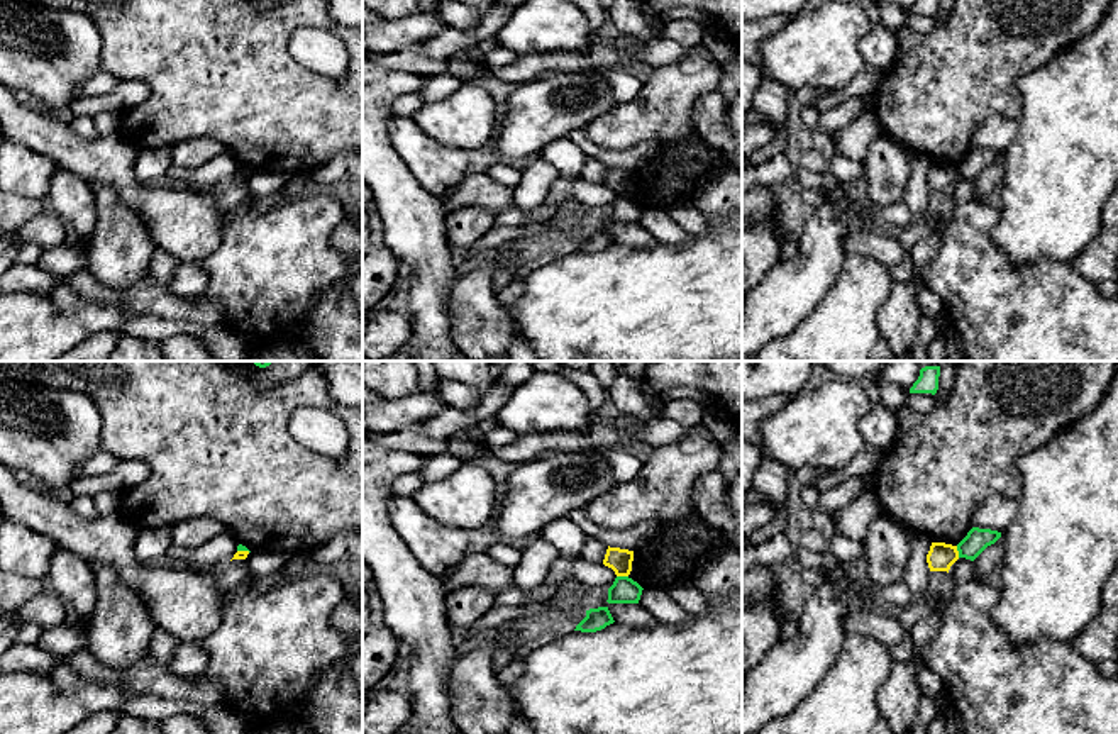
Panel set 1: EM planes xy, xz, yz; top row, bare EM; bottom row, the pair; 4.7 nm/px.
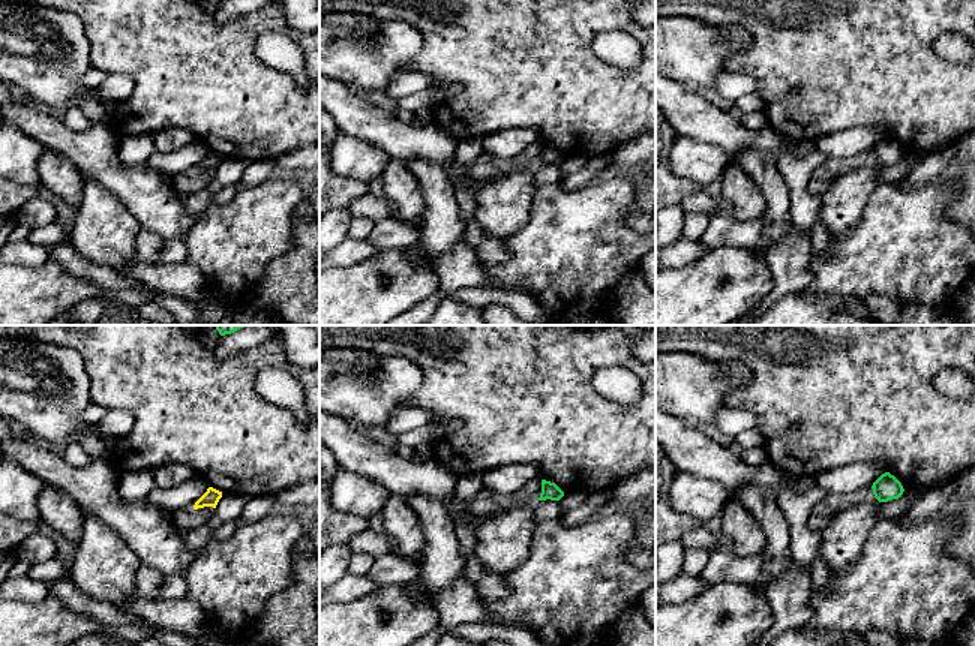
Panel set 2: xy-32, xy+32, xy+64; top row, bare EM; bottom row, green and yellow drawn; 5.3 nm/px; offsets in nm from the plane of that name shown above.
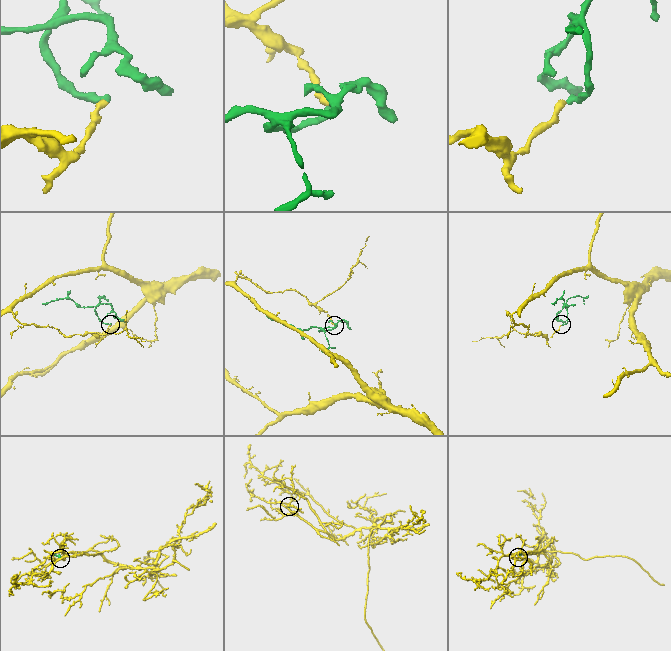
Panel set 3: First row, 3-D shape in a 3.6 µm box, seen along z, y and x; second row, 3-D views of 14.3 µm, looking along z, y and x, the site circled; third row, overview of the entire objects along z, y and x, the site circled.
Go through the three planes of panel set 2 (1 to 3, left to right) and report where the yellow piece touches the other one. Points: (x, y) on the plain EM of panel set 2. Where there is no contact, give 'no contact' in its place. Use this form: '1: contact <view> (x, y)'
1: no contact
2: no contact
3: no contact

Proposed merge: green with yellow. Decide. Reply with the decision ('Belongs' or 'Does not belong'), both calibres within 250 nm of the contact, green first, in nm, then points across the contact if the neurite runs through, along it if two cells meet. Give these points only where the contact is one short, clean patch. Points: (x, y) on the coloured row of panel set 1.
Does not belong. Thickness 130 nm (green) against 110 nm. Boundary: xz (617, 575), (627, 577)

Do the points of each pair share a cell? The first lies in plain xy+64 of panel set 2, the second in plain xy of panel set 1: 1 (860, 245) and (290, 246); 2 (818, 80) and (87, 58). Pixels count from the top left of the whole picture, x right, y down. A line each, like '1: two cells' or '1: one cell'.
1: one cell
2: two cells

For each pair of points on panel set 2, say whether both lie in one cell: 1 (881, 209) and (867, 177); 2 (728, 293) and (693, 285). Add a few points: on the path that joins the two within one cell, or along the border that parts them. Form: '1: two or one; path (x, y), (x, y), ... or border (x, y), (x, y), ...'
1: two; border (879, 185), (857, 221)
2: one; path (719, 293), (702, 293)

